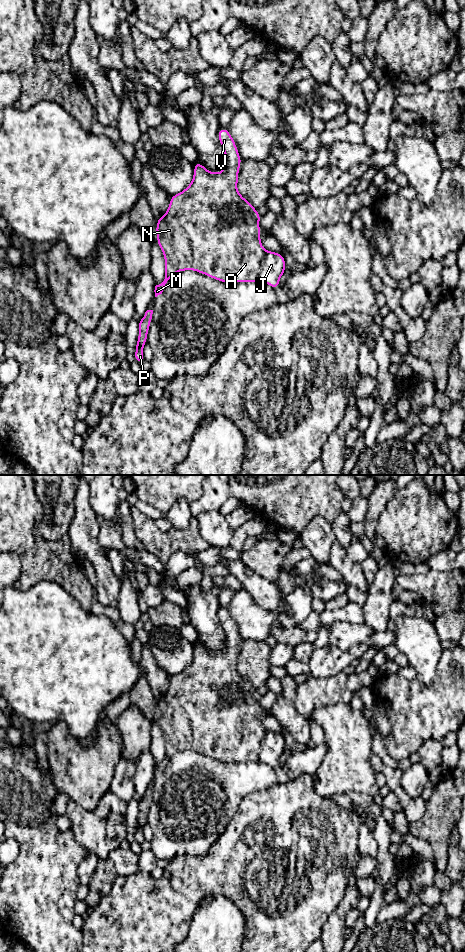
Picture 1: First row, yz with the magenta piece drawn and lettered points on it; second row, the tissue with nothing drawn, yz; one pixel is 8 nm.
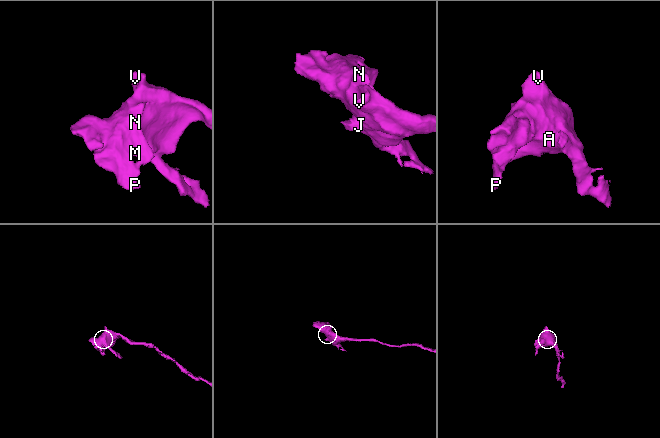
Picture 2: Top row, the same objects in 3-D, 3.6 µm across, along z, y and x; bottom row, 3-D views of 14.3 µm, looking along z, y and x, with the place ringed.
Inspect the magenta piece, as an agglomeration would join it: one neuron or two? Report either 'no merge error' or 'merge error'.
merge error

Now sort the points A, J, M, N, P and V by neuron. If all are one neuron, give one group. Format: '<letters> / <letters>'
A M N P V / J

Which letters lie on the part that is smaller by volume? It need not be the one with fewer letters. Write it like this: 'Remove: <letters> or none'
Remove: J

